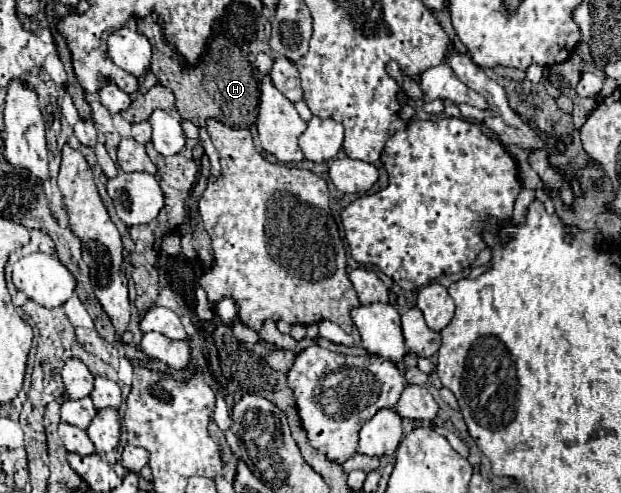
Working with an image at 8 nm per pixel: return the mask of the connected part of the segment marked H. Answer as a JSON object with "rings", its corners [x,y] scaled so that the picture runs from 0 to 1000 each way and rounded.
{"rings":[[[219,39],[222,63],[238,75],[245,87],[245,124],[242,140],[254,156],[254,164],[271,176],[283,197],[283,225],[293,241],[309,245],[319,258],[332,254],[335,237],[357,245],[367,258],[406,258],[415,237],[419,185],[415,164],[409,156],[409,140],[403,132],[399,108],[393,108],[377,83],[367,83],[361,71],[348,71],[316,132],[290,128],[287,103],[264,83],[261,59],[254,47],[238,47],[232,39]]]}

